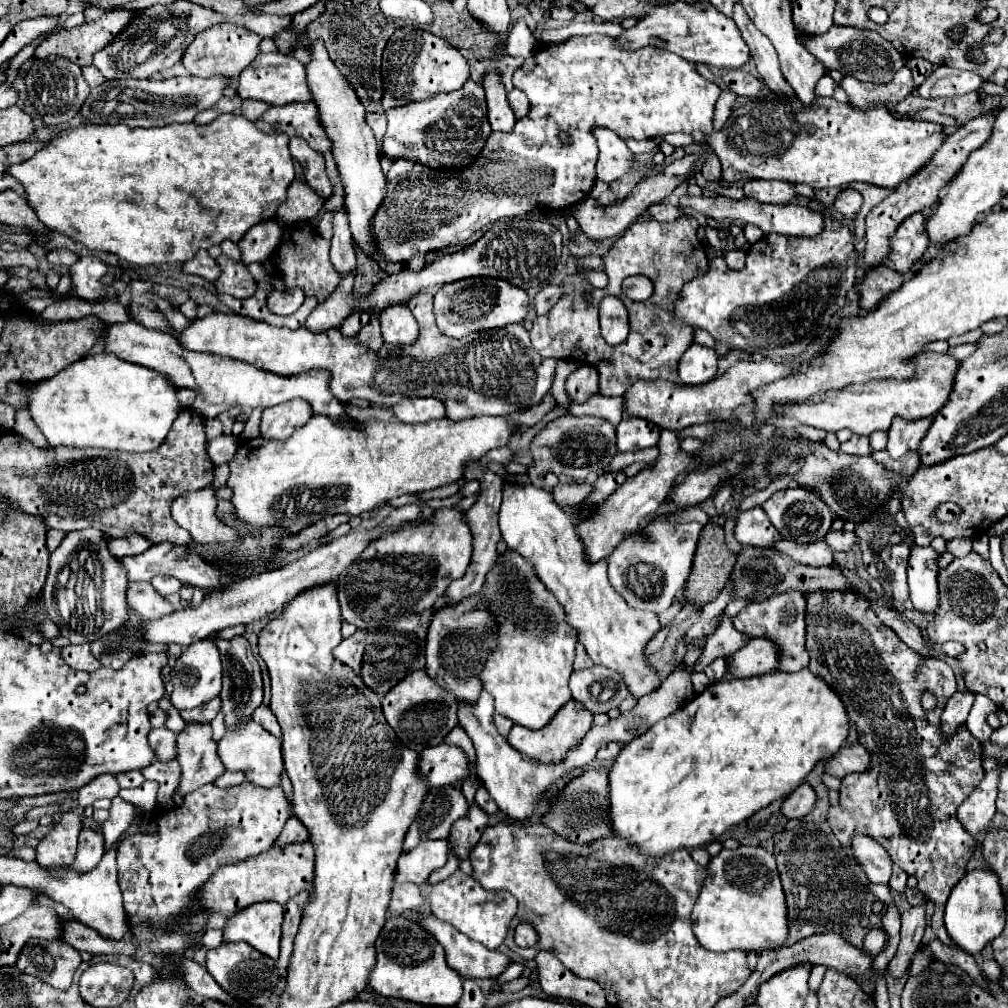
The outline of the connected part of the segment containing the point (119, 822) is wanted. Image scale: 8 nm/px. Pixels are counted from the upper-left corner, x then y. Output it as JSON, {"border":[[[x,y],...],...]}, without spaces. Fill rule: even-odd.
{"border":[[[113,798],[111,808],[109,808],[109,820],[101,824],[101,832],[105,836],[107,846],[113,844],[121,832],[127,830],[127,826],[133,822],[135,816],[135,806],[131,802],[125,802],[123,798]]]}

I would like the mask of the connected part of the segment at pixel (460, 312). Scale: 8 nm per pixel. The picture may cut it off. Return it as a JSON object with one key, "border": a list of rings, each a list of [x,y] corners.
{"border":[[[465,278],[459,282],[445,284],[435,294],[435,318],[443,334],[461,338],[469,332],[481,332],[501,328],[507,324],[523,322],[529,314],[529,296],[523,288],[517,288],[497,278]]]}

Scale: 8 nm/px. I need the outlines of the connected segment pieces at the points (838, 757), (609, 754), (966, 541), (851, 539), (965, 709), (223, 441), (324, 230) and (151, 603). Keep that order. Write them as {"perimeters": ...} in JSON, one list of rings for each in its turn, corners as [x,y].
{"perimeters":[[[[861,744],[855,746],[843,746],[833,758],[829,758],[827,772],[839,780],[843,780],[847,774],[853,772],[867,772],[871,766],[871,752],[865,750]]],[[[609,742],[609,744],[605,744],[603,748],[599,748],[597,760],[609,762],[609,760],[613,760],[613,758],[619,754],[619,750],[621,750],[621,744],[619,744],[619,742]]],[[[961,538],[961,540],[953,540],[947,544],[947,550],[953,554],[953,556],[967,556],[973,548],[971,548],[973,540],[971,538]]],[[[829,530],[825,534],[825,542],[831,550],[849,550],[855,544],[855,532],[847,532],[847,530]]],[[[955,692],[949,702],[945,704],[945,710],[941,714],[941,732],[943,738],[951,738],[951,734],[955,736],[955,732],[959,730],[959,726],[963,726],[967,722],[967,714],[973,706],[975,696],[971,692]]],[[[217,436],[207,442],[207,454],[215,466],[229,464],[237,454],[239,440],[235,436]]],[[[327,212],[321,216],[321,222],[317,226],[317,233],[323,236],[325,240],[331,240],[333,236],[333,225],[332,225],[333,213]]],[[[131,582],[127,588],[127,604],[145,620],[159,620],[175,608],[161,596],[157,590],[153,590],[151,582]]]]}

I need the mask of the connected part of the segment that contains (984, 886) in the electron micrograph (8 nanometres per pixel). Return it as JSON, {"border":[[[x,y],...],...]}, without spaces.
{"border":[[[975,868],[967,872],[951,890],[945,908],[945,926],[953,942],[967,954],[981,952],[985,944],[993,942],[1005,928],[1005,910],[999,878],[991,868]]]}

